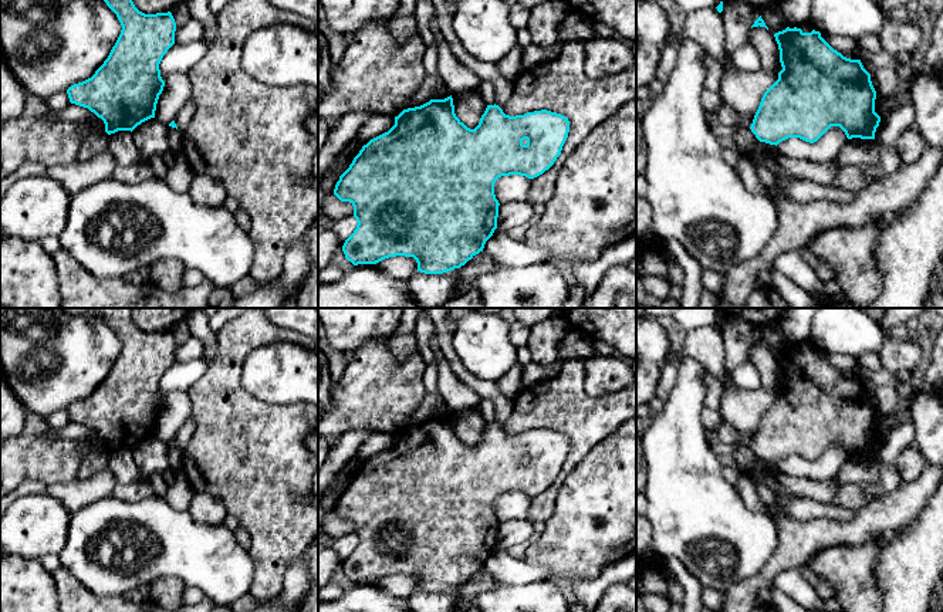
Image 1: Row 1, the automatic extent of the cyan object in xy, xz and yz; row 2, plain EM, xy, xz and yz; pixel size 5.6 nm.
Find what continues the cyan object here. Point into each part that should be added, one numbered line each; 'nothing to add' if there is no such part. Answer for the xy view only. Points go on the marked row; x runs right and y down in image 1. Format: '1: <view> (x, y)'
nothing to add

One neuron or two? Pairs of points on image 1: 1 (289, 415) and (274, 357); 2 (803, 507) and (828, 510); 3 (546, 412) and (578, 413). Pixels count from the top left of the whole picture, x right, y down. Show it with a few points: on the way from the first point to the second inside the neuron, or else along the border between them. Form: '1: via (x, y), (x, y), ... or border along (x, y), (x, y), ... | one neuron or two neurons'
1: border along (253, 395), (273, 403), (303, 403) | two neurons
2: via (808, 509), (822, 510) | one neuron
3: via (554, 412), (570, 412) | one neuron

